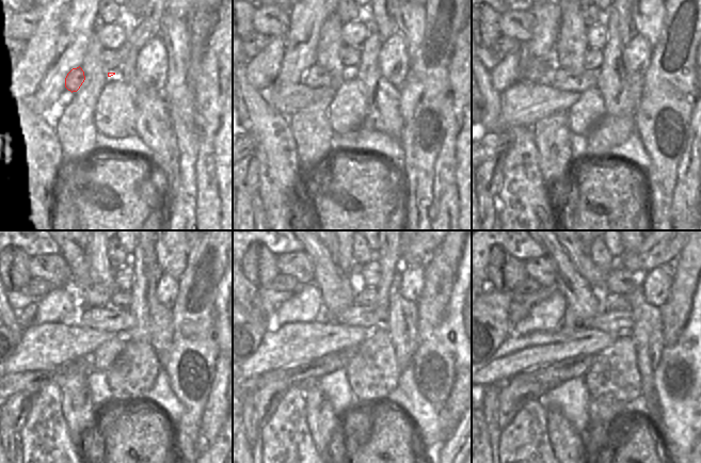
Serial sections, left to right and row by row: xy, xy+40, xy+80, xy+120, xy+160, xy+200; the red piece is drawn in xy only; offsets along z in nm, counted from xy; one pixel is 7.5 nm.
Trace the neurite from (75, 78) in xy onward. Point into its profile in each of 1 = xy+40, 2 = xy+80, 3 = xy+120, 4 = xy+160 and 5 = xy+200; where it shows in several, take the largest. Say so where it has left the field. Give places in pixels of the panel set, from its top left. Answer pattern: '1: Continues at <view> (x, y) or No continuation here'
1: Continues at xy+40 (316, 77)
2: Continues at xy+80 (555, 77)
3: Continues at xy+120 (109, 319)
4: Continues at xy+160 (369, 318)
5: Continues at xy+200 (608, 320)

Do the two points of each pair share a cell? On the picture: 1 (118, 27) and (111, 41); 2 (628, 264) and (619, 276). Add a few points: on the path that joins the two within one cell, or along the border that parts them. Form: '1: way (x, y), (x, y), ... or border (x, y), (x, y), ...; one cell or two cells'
1: way (117, 30), (111, 37); one cell
2: border (615, 262), (618, 269), (642, 273); two cells

